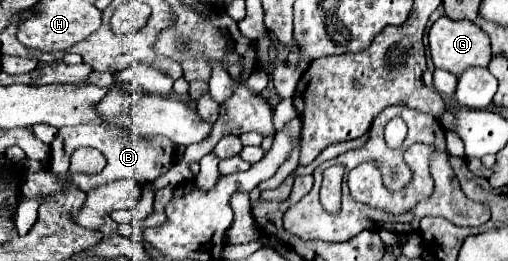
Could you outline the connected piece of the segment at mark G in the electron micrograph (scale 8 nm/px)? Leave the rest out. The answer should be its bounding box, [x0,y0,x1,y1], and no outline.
[429,16,491,74]

